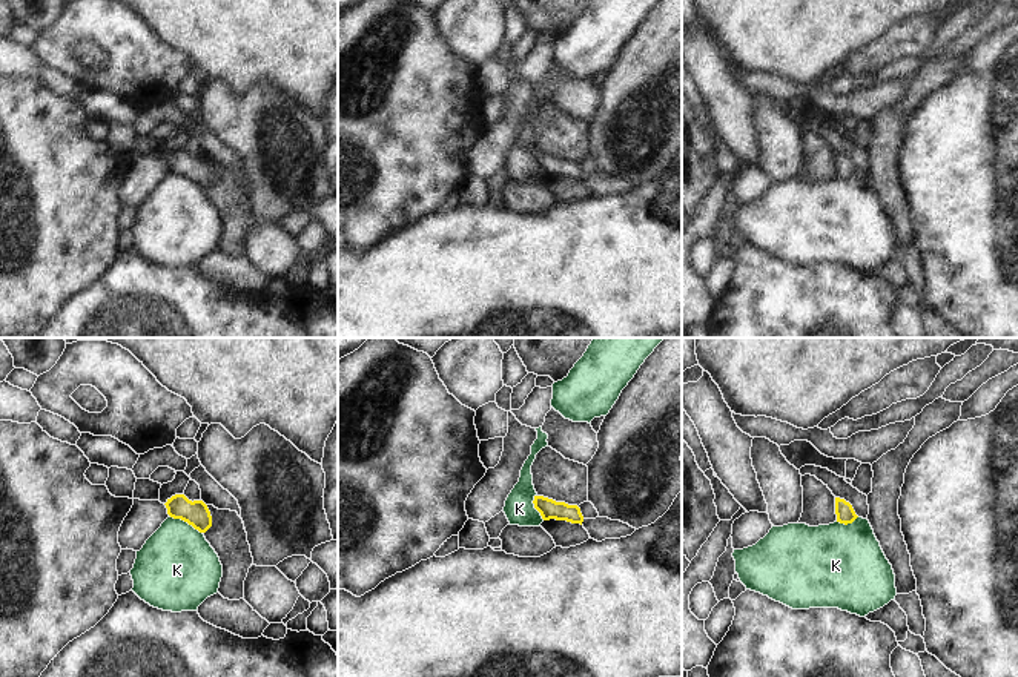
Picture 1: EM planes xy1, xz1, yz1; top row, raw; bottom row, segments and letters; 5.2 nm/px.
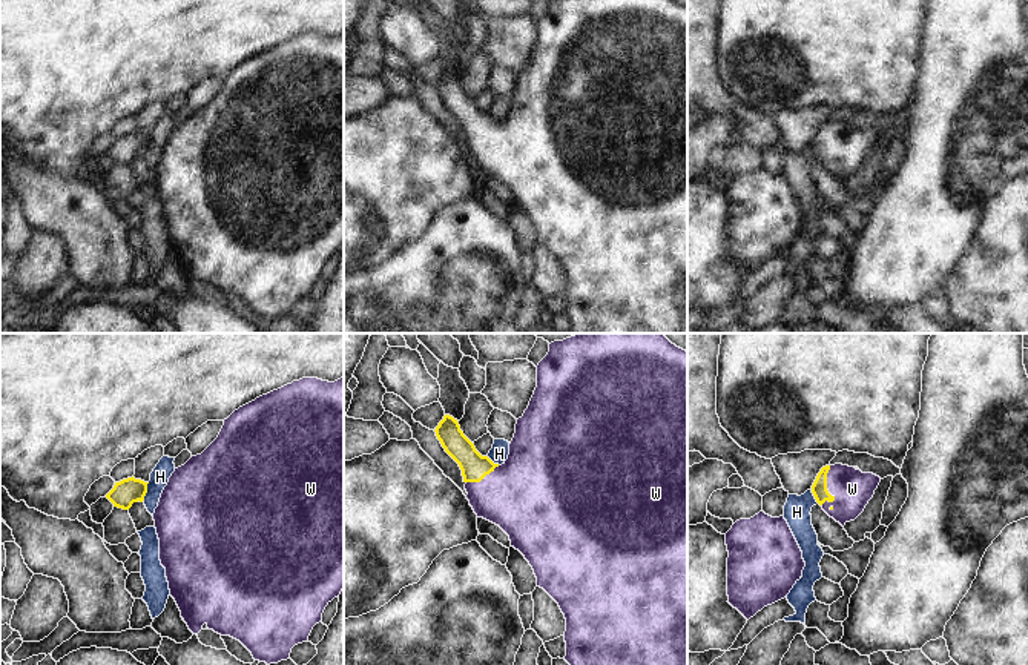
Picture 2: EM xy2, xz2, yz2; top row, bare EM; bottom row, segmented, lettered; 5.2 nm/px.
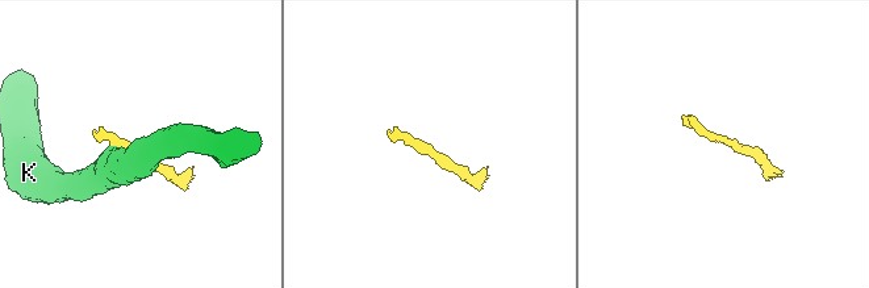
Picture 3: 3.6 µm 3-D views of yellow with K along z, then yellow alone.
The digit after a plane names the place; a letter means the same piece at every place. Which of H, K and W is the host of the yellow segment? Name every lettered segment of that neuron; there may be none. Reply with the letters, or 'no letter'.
W.

